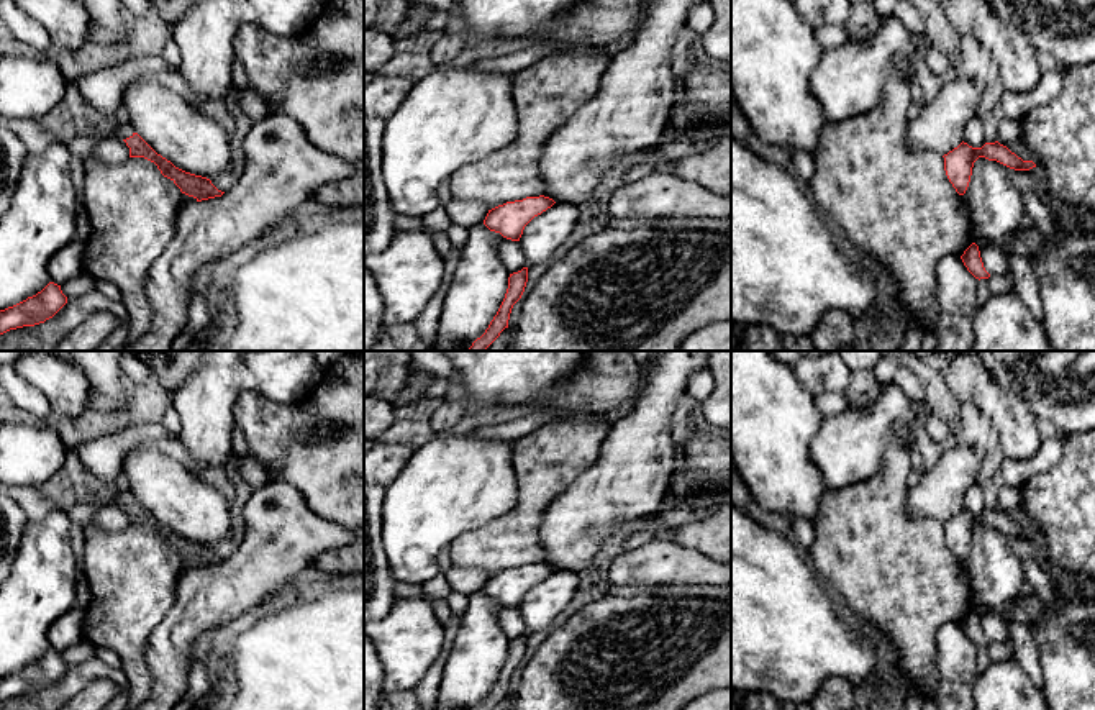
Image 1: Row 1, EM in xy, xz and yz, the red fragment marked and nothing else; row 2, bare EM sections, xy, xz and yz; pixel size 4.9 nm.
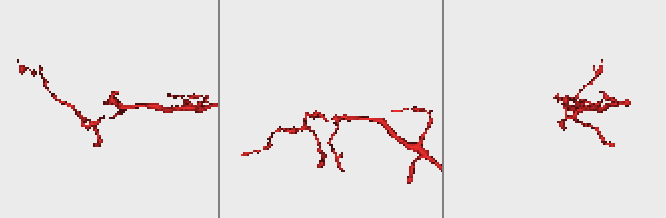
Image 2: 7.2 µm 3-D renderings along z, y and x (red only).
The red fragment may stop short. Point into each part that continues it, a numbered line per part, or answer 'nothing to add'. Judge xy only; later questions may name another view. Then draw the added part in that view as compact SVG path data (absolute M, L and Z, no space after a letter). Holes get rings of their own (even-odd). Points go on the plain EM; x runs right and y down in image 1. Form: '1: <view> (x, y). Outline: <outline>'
1: xy (123, 496). Outline: M125 485L116 489L115 492L116 492L116 505L126 507L126 505L133 503L134 497Z

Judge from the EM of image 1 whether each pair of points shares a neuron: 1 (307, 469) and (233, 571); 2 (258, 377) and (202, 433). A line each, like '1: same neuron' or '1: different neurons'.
1: different neurons
2: same neuron

